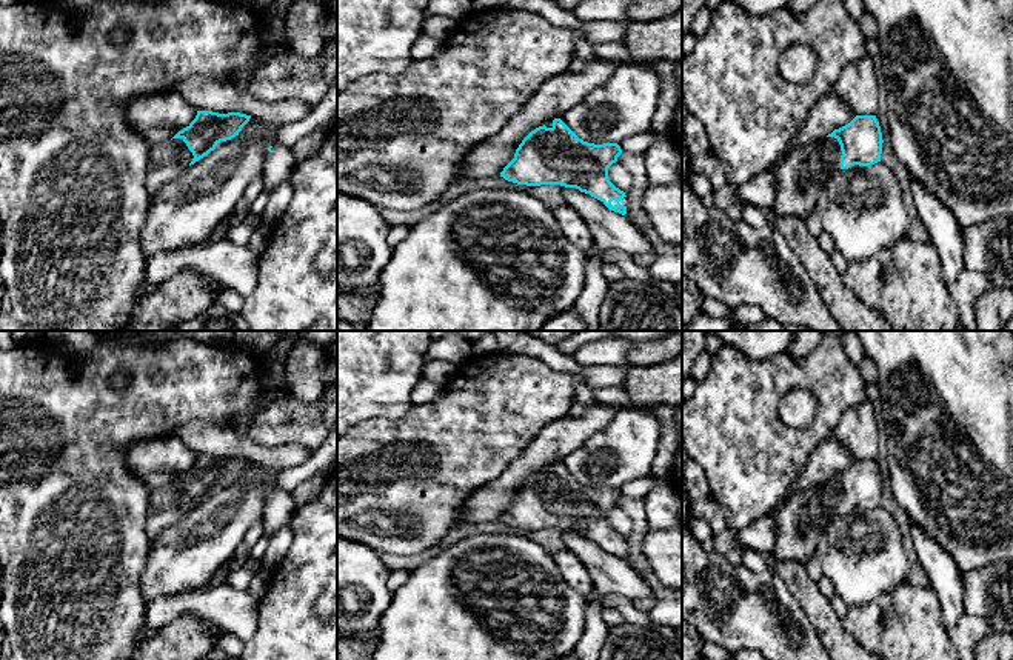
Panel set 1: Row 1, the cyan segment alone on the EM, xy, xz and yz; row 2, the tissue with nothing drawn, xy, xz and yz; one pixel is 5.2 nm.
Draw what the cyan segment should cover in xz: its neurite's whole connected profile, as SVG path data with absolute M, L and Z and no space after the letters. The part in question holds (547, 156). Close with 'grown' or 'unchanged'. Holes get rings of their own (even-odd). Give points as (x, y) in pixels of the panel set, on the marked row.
M554 118L522 140L500 177L527 186L576 188L625 215L630 200L608 178L608 168L620 154L617 143L583 142L560 118Z | grown

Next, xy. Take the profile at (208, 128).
M197 111L196 118L171 140L151 145L145 178L146 191L154 194L174 174L214 151L220 142L239 135L249 118L251 115L240 112Z | grown

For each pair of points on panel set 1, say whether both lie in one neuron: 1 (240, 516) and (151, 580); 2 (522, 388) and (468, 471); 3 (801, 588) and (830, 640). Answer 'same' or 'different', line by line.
1: same
2: same
3: same

